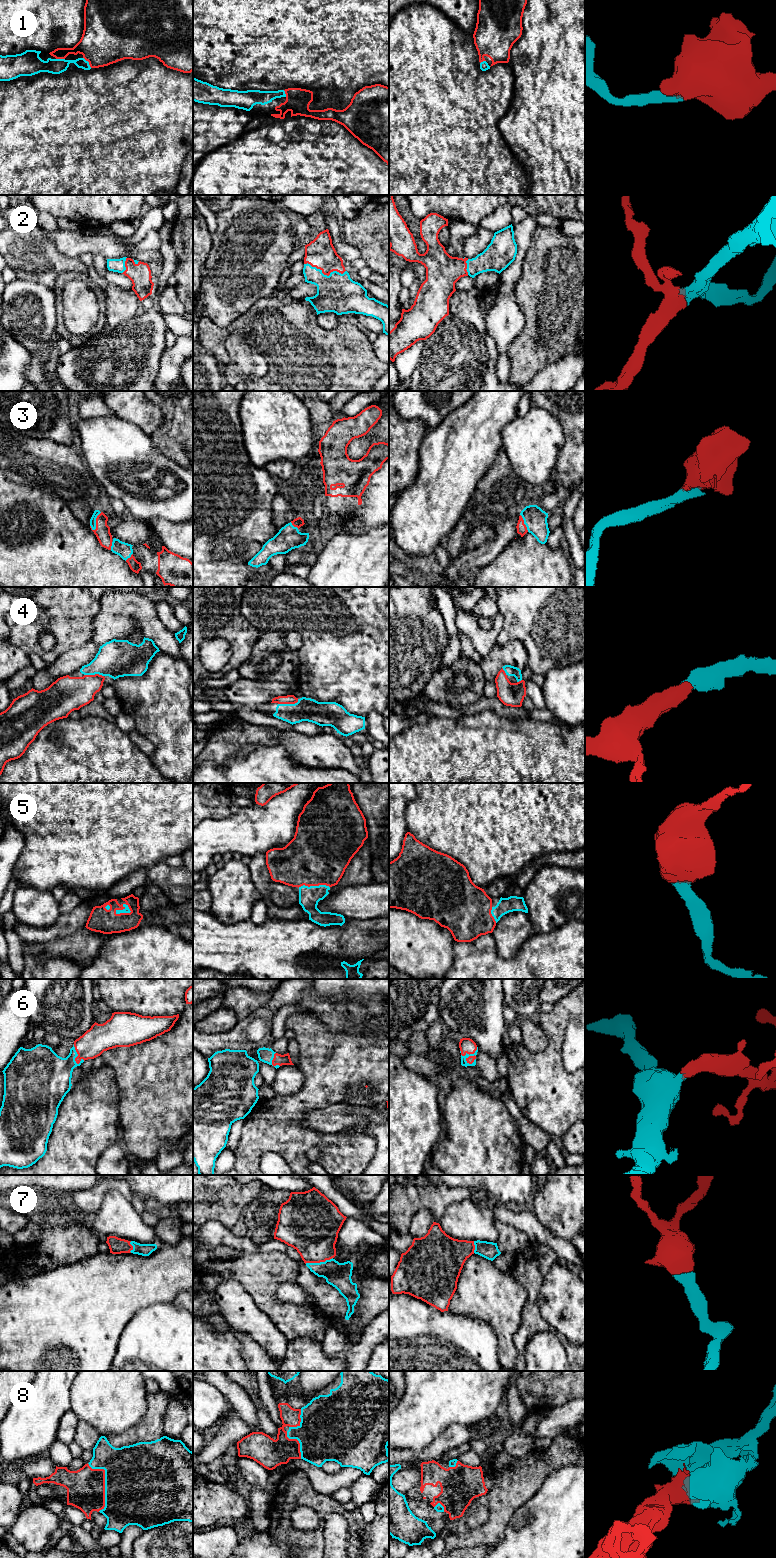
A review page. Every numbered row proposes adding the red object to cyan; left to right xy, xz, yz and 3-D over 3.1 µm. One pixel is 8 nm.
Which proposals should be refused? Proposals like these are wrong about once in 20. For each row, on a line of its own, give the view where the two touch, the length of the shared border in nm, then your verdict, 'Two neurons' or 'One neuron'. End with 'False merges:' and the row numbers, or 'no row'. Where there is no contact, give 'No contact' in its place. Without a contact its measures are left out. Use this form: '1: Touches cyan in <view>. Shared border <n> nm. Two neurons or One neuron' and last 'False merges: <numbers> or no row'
1: Touches cyan in xy. Shared border 110 nm. One neuron
2: Touches cyan in xz. Shared border 340 nm. One neuron
3: Touches cyan in xy. Shared border 170 nm. One neuron
4: Touches cyan in xz. Shared border 170 nm. One neuron
5: Touches cyan in xy. Shared border 140 nm. One neuron
6: Touches cyan in xy. Shared border 170 nm. One neuron
7: Touches cyan in xz. Shared border 220 nm. One neuron
8: Touches cyan in xy. Shared border 400 nm. One neuron
False merges: no row

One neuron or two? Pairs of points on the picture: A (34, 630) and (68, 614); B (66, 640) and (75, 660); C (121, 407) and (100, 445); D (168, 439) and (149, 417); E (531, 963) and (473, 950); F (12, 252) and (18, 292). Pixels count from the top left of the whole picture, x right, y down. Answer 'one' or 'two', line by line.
A: one
B: two
C: two
D: two
E: one
F: two

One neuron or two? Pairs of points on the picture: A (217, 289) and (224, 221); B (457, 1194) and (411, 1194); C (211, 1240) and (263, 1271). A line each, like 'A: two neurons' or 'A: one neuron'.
A: one neuron
B: one neuron
C: two neurons

